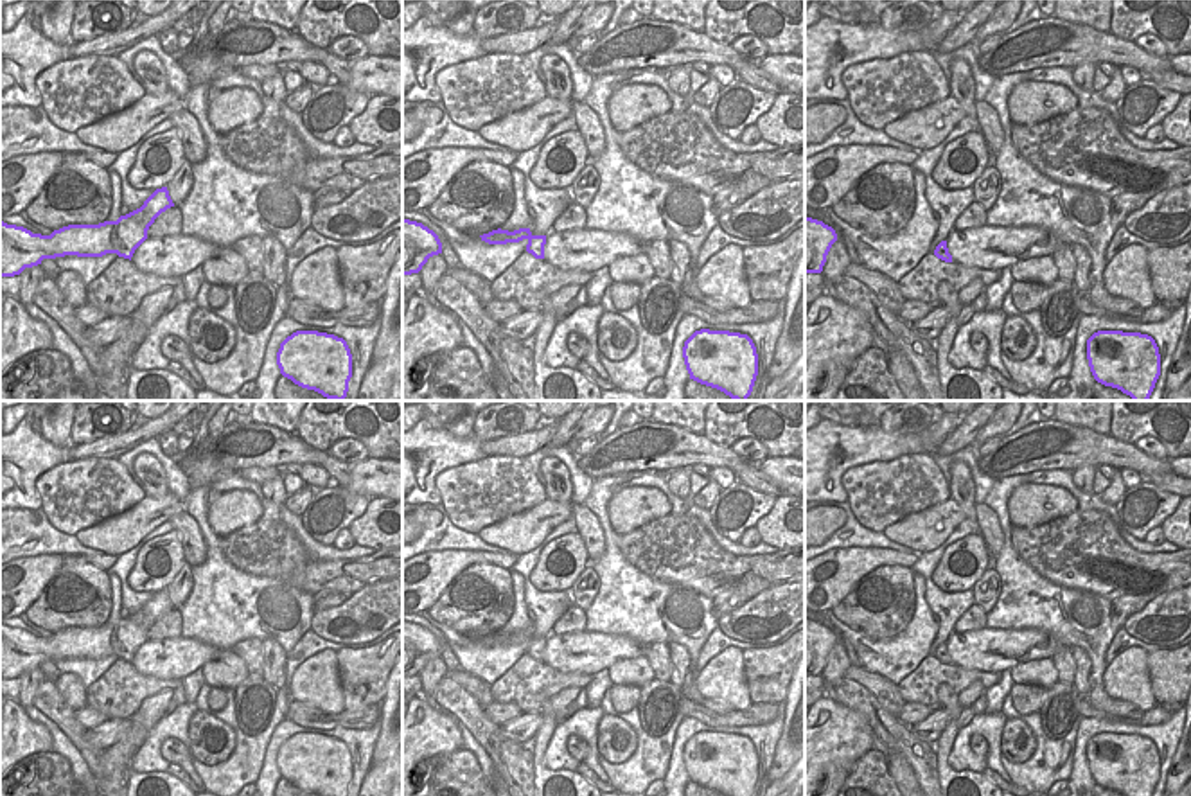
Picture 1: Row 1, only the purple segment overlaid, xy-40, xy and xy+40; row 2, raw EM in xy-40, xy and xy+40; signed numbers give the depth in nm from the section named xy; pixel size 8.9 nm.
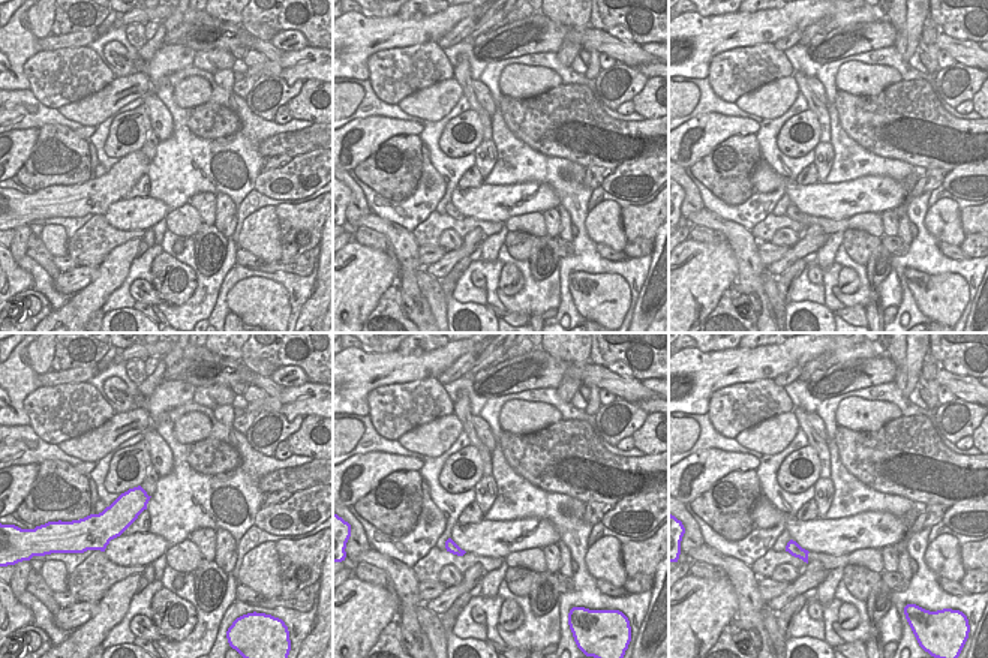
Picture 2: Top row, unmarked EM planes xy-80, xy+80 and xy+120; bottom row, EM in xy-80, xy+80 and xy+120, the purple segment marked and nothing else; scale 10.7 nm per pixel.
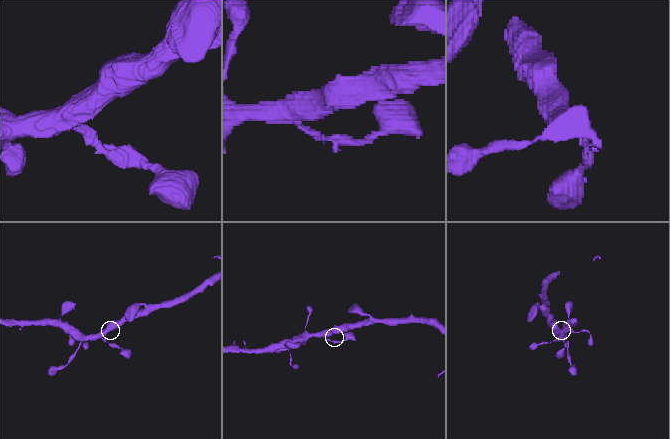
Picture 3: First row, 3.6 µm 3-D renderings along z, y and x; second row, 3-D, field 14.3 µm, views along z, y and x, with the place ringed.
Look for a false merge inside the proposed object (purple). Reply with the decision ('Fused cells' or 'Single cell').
Single cell.

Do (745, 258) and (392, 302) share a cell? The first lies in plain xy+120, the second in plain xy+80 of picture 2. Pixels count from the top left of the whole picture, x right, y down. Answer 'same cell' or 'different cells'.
different cells

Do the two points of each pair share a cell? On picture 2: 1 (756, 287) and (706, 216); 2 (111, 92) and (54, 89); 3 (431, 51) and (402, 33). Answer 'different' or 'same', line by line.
1: same
2: different
3: different

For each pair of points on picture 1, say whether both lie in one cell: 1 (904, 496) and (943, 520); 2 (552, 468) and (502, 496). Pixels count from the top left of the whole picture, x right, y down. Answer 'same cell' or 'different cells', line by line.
1: different cells
2: different cells

